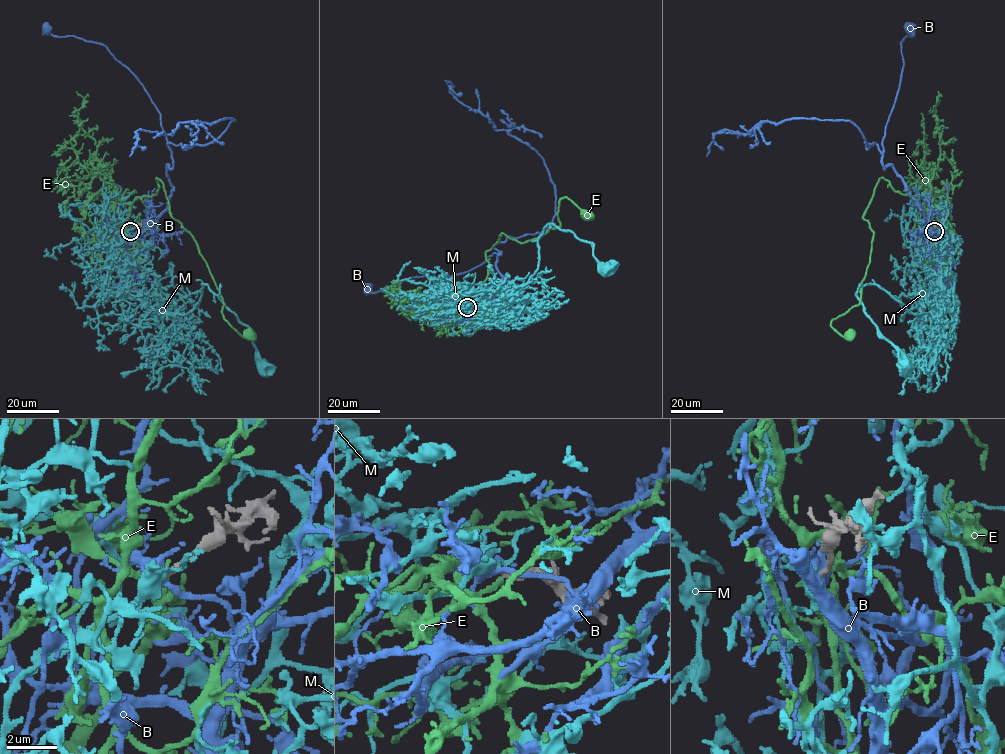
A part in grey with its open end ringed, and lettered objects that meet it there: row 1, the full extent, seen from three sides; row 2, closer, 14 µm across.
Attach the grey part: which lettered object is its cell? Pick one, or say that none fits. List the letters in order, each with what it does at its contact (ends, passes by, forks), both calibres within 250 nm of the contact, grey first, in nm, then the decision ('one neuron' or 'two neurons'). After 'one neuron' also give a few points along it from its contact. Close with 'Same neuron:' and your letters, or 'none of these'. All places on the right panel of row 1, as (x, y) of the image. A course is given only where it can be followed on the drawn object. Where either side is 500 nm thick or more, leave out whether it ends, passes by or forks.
B: it forks | 180/360 nm | two neurons
E: it ends | 220/200 nm | two neurons
M: it forks | 190/320 nm | one neuron | via (934, 231), (938, 276), (929, 313), (911, 313), (873, 284), (856, 293), (864, 313), (905, 365)
Same neuron: M

